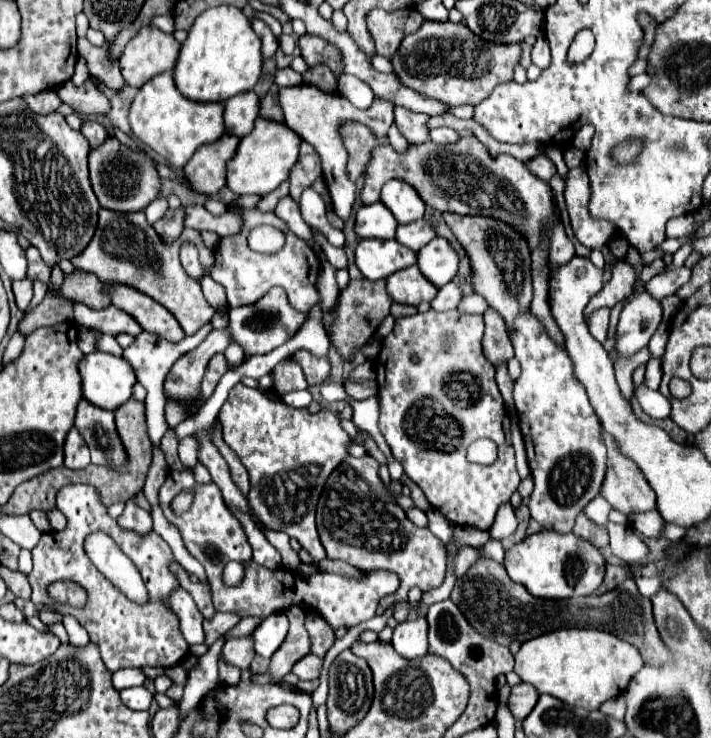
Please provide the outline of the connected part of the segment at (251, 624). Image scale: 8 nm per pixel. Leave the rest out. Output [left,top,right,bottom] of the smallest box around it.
[226,617,262,639]

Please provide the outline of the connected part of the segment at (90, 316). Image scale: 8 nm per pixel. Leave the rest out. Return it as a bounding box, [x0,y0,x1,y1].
[74,303,142,337]

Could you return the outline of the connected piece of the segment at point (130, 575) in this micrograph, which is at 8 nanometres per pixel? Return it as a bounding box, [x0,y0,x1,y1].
[84,531,149,604]

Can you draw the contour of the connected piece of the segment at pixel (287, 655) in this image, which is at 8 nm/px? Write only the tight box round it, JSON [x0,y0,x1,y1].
[254,605,310,683]

